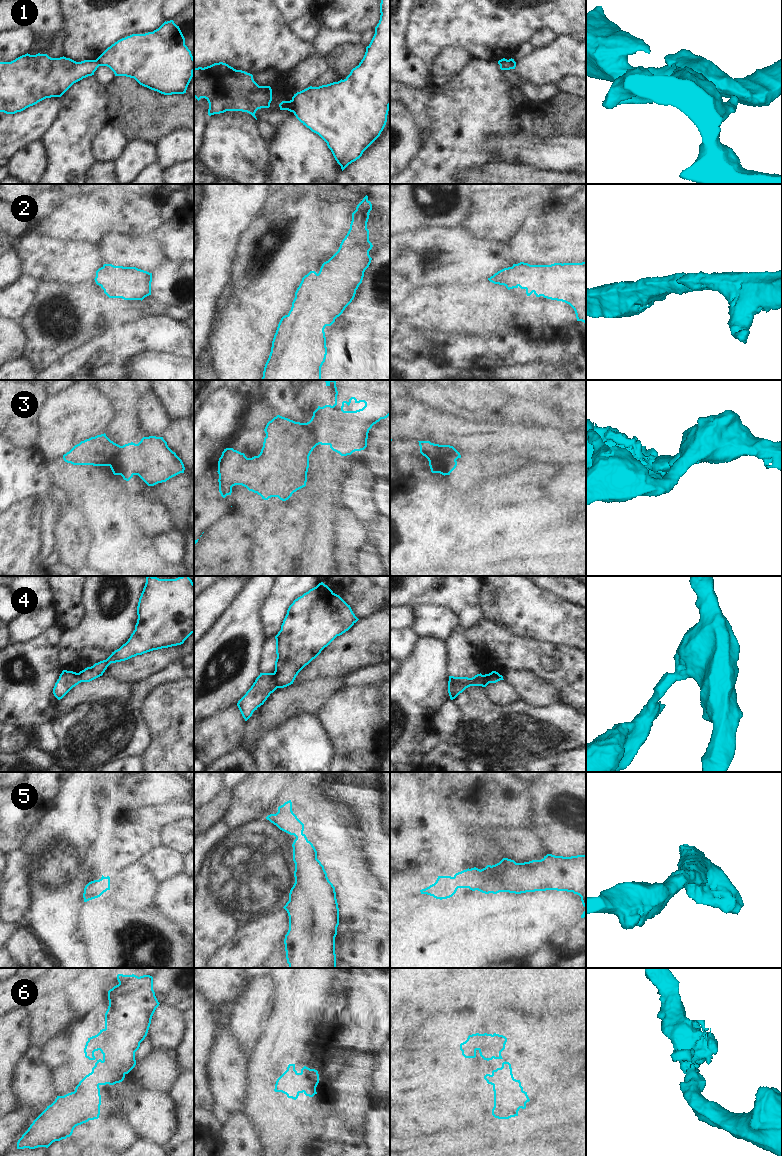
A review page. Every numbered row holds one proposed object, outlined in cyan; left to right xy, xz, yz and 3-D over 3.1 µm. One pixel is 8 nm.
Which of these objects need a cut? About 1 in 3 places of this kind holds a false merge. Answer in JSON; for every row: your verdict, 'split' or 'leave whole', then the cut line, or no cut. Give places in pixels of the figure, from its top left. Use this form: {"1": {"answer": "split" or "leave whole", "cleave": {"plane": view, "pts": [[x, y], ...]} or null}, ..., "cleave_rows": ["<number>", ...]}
{"1": {"answer": "split", "cleave": {"plane": "xz", "pts": [[291, 100], [292, 111]]}}, "2": {"answer": "leave whole", "cleave": null}, "3": {"answer": "split", "cleave": {"plane": "xz", "pts": [[306, 423], [319, 443]]}}, "4": {"answer": "split", "cleave": {"plane": "xz", "pts": [[273, 673], [278, 687]]}}, "5": {"answer": "leave whole", "cleave": null}, "6": {"answer": "leave whole", "cleave": null}, "cleave_rows": ["1", "3", "4"]}

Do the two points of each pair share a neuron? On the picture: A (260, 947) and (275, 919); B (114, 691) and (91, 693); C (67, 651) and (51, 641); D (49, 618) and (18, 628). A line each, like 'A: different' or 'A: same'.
A: same
B: same
C: different
D: same

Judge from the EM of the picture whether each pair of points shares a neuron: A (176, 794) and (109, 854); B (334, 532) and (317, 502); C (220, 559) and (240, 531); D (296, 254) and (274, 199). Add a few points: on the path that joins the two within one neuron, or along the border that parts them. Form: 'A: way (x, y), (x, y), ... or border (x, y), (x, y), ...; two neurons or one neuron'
A: border (183, 801), (149, 804), (144, 808); two neurons
B: way (327, 525), (323, 520), (322, 509); one neuron
C: way (220, 552), (233, 538); one neuron
D: border (295, 194), (285, 197), (277, 206), (258, 215); two neurons

